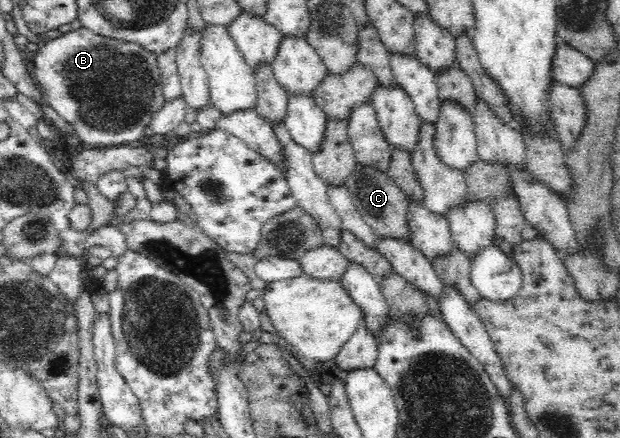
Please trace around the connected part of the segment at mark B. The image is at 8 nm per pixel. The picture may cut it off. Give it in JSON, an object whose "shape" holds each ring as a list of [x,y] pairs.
{"shape":[[[81,27],[47,41],[31,62],[31,74],[42,93],[44,101],[63,117],[77,133],[77,141],[95,148],[138,144],[152,118],[163,108],[165,95],[161,81],[158,56],[149,54],[136,43],[97,35]]]}

